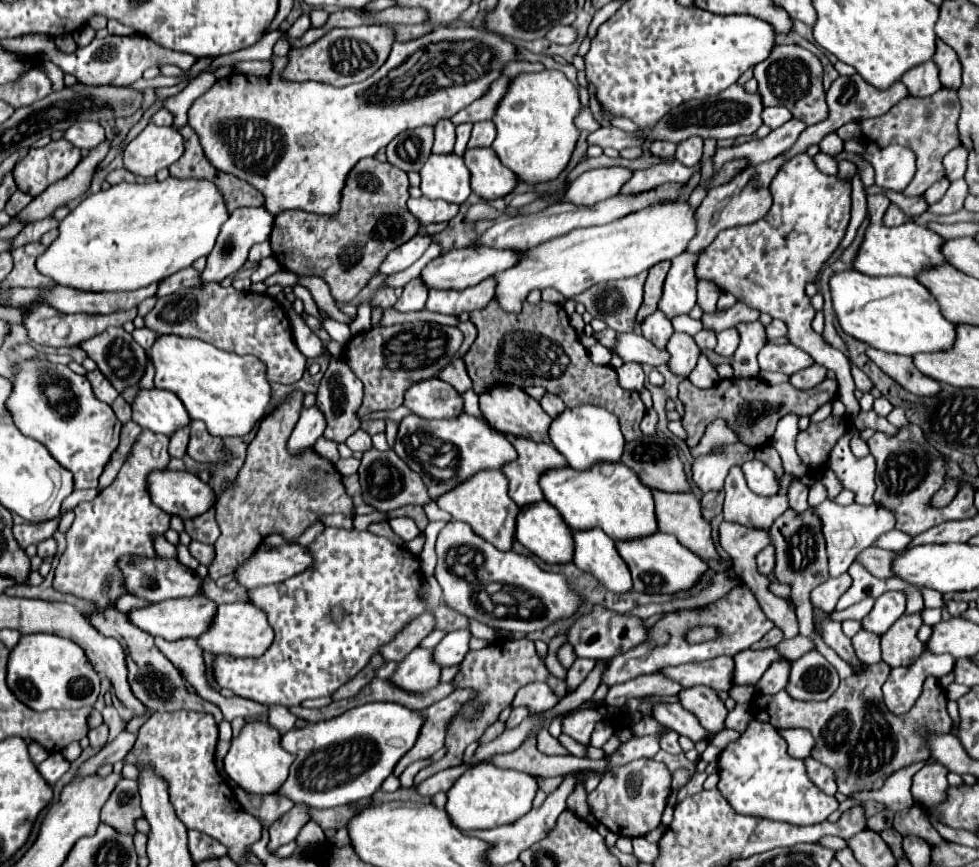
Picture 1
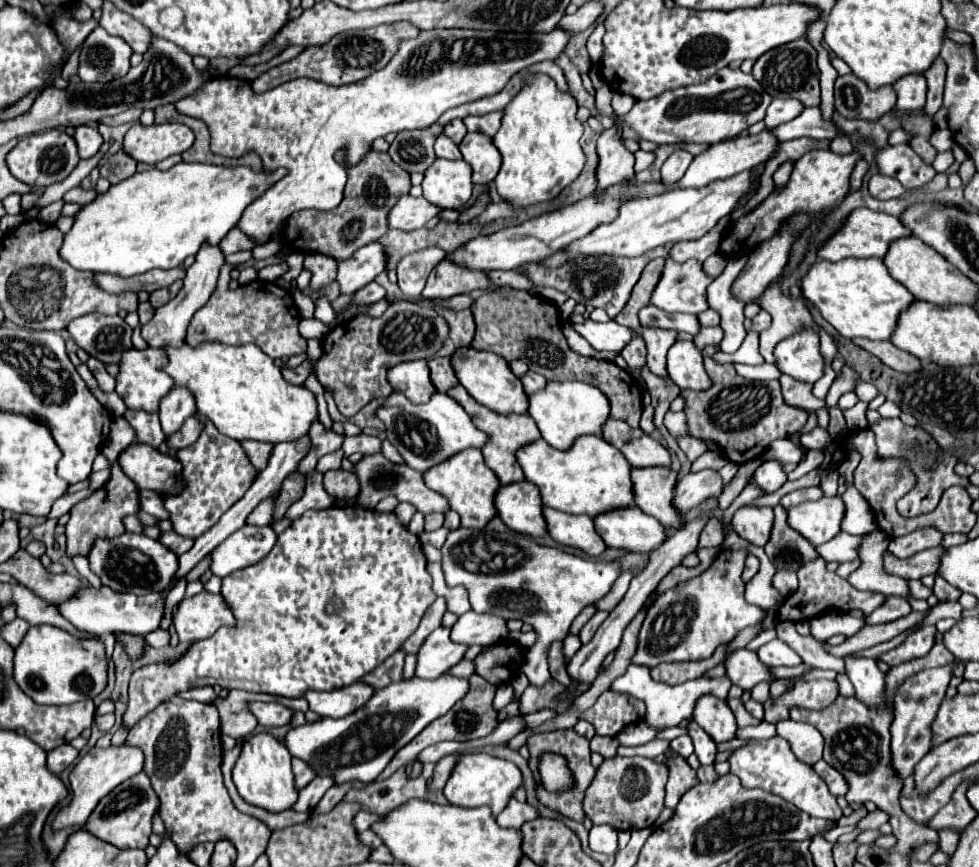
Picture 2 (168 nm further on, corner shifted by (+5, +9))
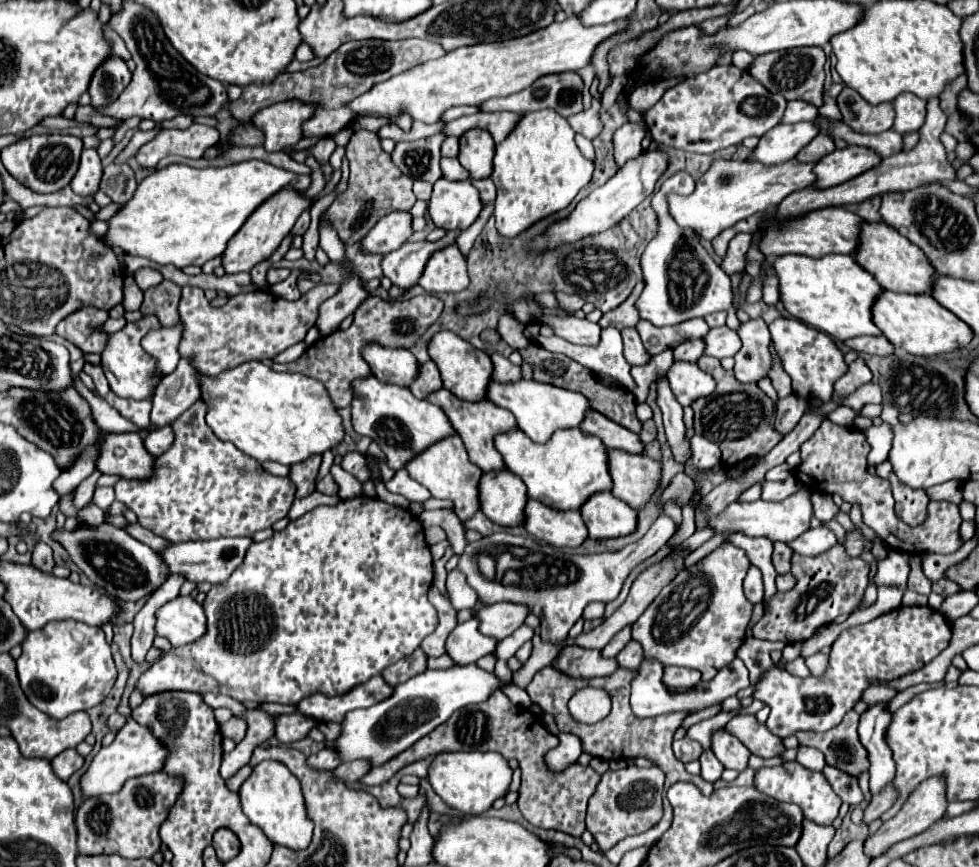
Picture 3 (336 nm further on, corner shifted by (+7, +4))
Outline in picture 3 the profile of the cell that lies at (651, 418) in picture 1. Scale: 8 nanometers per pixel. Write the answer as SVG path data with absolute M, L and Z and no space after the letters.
M648 419L648 421L642 425L642 431L640 431L638 437L640 437L642 443L650 443L650 441L656 439L656 427L654 427L654 421L652 421L652 419Z

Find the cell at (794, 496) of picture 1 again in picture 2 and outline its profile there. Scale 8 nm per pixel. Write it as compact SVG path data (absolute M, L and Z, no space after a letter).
M816 486L816 488L802 488L802 490L796 490L796 492L790 492L790 494L782 496L782 498L780 498L780 504L782 504L784 508L788 508L788 506L800 504L800 502L804 502L804 500L820 500L822 494L824 494L824 492L822 492L818 486Z

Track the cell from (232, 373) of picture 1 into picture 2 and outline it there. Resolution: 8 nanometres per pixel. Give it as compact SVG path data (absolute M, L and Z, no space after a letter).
M188 344L180 350L166 350L168 354L168 374L172 374L174 382L180 386L188 386L196 398L196 408L200 414L208 416L220 434L242 440L256 440L266 444L294 442L308 434L310 424L318 420L316 398L306 386L294 386L284 380L280 368L272 358L268 358L256 344L244 346L226 346L226 344L200 344L198 348L188 348Z

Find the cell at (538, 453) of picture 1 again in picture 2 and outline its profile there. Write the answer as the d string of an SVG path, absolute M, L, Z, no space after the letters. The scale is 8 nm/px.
M454 386L446 392L450 398L454 398L456 402L460 402L460 406L470 414L472 422L478 426L478 430L486 432L488 440L486 444L482 446L482 456L484 456L484 462L496 472L500 484L510 484L510 482L520 482L524 480L524 474L516 462L516 456L514 456L514 450L518 450L520 446L526 446L530 444L532 440L538 440L540 438L540 432L536 428L536 424L532 422L532 418L528 418L528 414L496 414L492 410L488 410L486 406L478 404L472 396L468 396L468 392L464 390L464 386Z

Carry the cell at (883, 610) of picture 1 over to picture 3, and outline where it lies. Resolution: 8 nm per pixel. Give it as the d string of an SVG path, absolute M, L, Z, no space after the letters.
M898 607L870 623L846 629L832 645L830 667L822 677L798 679L778 667L764 671L754 685L754 699L768 703L772 709L765 725L778 737L788 737L800 729L828 731L860 699L868 679L896 679L924 667L948 647L950 635L950 625L938 611L930 607Z

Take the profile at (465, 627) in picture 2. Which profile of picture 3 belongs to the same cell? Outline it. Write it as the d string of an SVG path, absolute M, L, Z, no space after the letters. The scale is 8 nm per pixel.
M494 603L474 613L474 617L480 623L478 631L496 641L502 641L504 637L512 635L524 623L526 615L528 609L524 605L514 605L514 603Z

